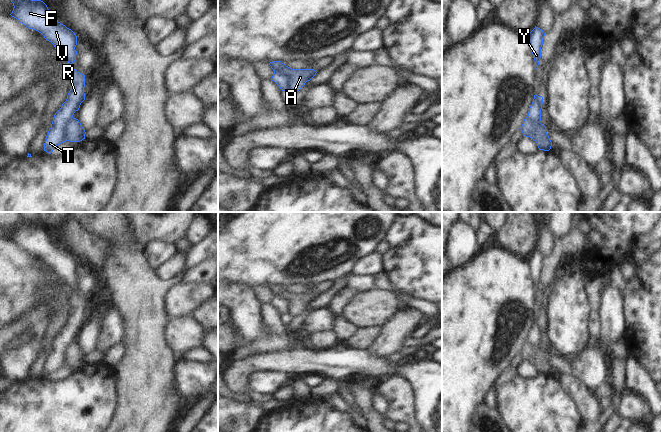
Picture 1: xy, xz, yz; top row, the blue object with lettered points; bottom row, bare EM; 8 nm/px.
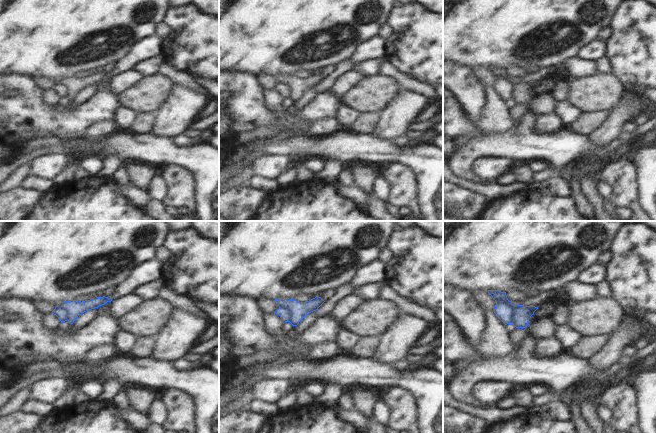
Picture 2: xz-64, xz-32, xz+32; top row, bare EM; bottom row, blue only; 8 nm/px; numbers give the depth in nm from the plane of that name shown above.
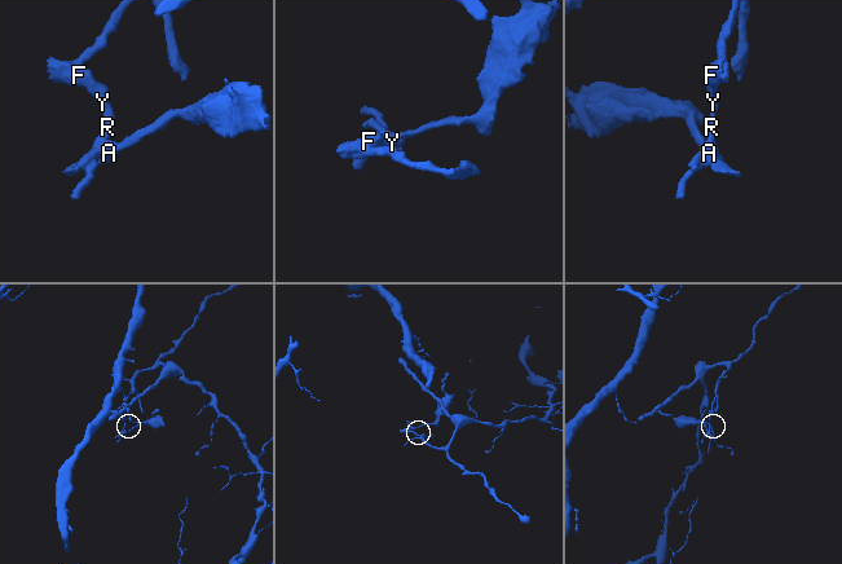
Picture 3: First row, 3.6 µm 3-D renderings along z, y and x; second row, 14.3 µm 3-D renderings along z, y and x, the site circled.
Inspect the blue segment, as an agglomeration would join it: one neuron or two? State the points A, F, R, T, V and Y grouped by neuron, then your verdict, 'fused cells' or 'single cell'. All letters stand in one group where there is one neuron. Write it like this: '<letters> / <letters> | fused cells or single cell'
A / F R T V Y | fused cells

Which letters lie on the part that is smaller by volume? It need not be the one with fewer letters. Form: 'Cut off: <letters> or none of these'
Cut off: A

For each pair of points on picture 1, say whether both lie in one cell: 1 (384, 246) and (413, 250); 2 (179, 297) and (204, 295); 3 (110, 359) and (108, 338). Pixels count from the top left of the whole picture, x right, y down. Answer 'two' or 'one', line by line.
1: two
2: one
3: two

